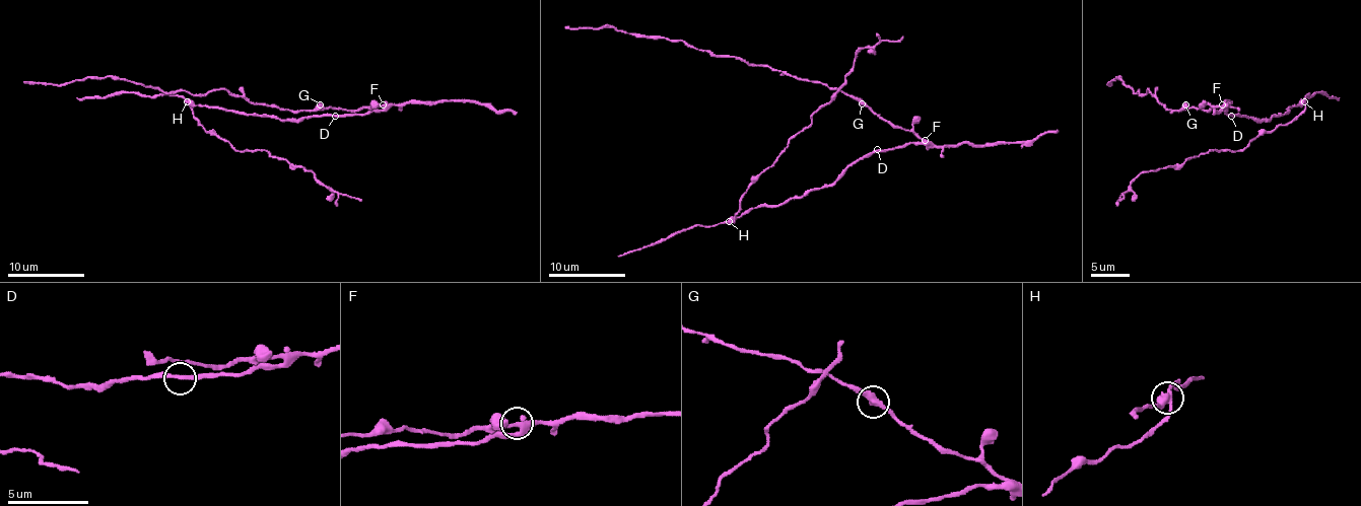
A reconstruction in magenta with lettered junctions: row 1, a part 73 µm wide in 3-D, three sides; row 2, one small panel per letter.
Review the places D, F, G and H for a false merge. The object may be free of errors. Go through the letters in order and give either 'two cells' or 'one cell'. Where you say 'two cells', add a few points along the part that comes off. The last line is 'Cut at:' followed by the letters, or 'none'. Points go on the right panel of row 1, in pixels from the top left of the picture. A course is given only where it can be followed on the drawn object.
D: one cell
F: one cell
G: one cell
H: two cells; course (1304, 100), (1304, 109), (1285, 124), (1263, 132), (1243, 149), (1209, 150), (1140, 173), (1118, 200)
Cut at: H

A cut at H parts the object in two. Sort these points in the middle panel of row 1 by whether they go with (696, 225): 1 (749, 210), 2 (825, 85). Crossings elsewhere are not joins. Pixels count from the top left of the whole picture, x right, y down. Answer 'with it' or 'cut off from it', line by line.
1: cut off from it
2: cut off from it

